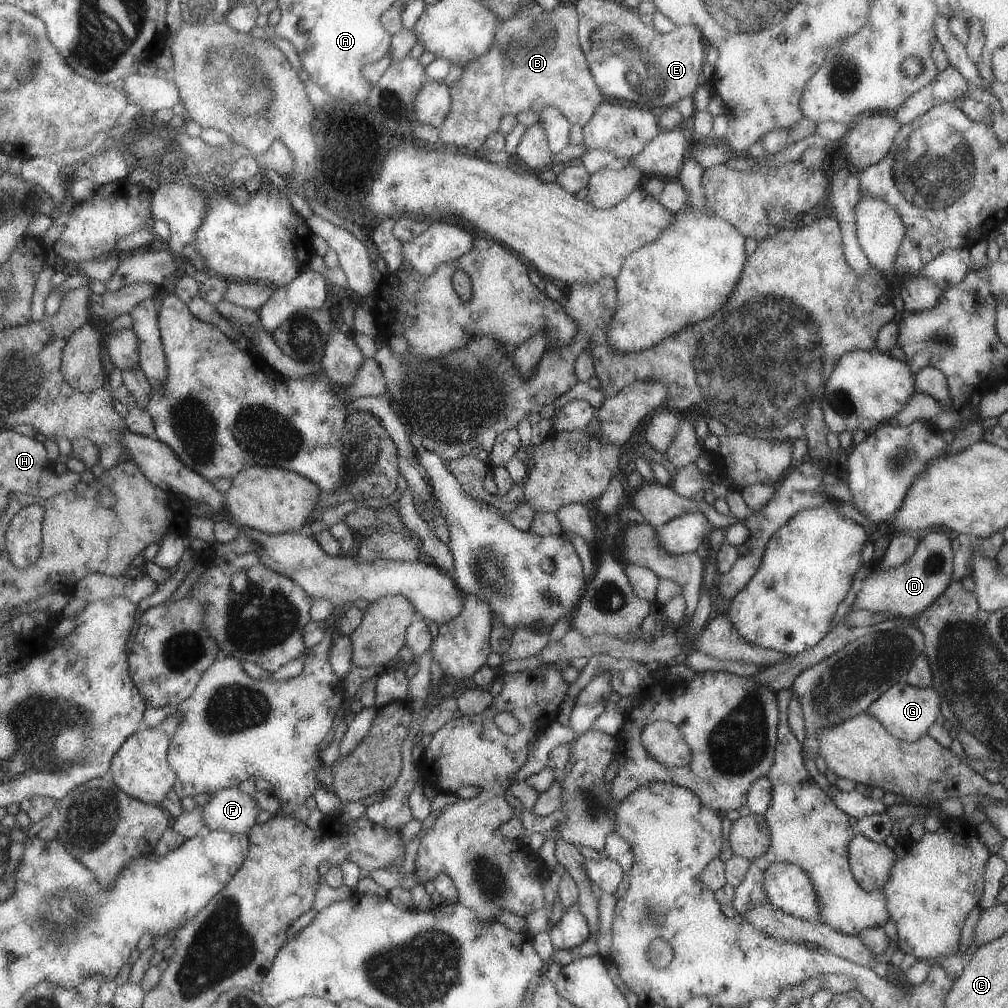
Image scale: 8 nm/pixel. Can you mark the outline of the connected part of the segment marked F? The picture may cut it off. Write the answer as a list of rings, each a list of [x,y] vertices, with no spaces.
[[[240,787],[225,788],[212,794],[208,804],[202,806],[206,820],[214,831],[230,831],[231,833],[250,834],[258,824],[258,816],[262,814],[258,800]]]

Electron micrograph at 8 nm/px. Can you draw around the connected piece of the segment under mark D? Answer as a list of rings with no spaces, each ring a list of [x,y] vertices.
[[[937,530],[928,531],[916,545],[914,554],[900,566],[890,570],[880,569],[877,572],[871,572],[863,581],[861,590],[858,592],[852,609],[848,612],[854,611],[868,611],[871,613],[889,612],[895,618],[910,619],[918,616],[925,608],[928,608],[938,596],[948,588],[948,585],[953,582],[953,550],[951,547],[951,539],[944,532],[937,532]]]

